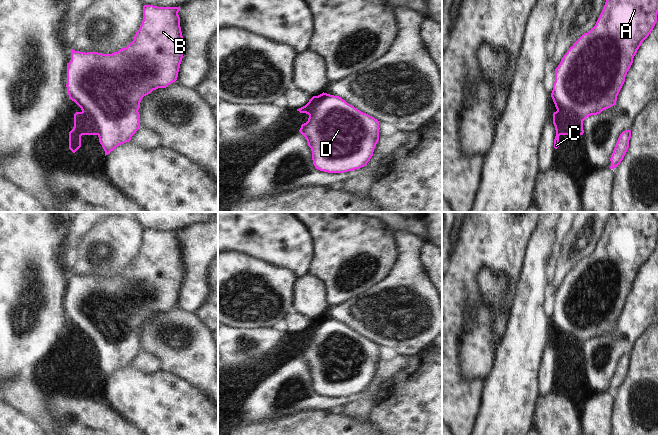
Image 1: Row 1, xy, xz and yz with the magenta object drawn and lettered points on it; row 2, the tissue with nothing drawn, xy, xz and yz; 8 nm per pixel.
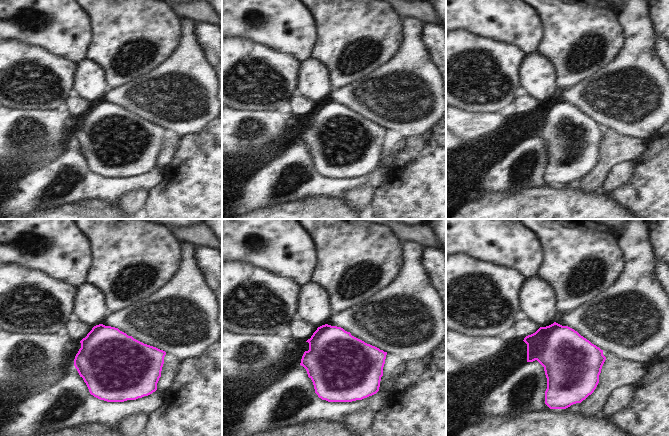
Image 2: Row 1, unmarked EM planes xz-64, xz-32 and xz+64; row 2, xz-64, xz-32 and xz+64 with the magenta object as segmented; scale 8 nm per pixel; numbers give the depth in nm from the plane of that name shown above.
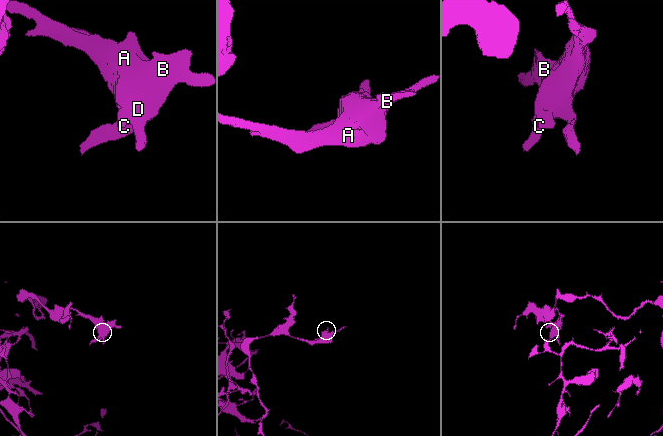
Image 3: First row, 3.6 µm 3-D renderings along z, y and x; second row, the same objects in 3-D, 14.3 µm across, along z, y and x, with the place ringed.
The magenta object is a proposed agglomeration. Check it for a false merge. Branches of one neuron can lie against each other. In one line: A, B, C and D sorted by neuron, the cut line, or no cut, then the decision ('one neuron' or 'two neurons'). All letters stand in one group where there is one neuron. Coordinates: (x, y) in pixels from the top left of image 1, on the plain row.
A B C D | no cut | one neuron

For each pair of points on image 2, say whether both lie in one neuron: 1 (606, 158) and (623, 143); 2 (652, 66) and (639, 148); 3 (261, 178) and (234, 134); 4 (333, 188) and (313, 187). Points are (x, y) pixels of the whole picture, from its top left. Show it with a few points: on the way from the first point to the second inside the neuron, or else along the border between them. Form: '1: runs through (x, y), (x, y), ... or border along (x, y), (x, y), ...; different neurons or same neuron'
1: runs through (610, 154), (619, 147); same neuron
2: border along (618, 134), (648, 139); different neurons
3: border along (277, 158), (255, 168), (244, 177); different neurons
4: runs through (328, 187), (318, 187); same neuron

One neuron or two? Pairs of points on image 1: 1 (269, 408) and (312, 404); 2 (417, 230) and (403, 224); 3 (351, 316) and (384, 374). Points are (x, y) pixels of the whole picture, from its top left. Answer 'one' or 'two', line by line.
1: one
2: one
3: two

